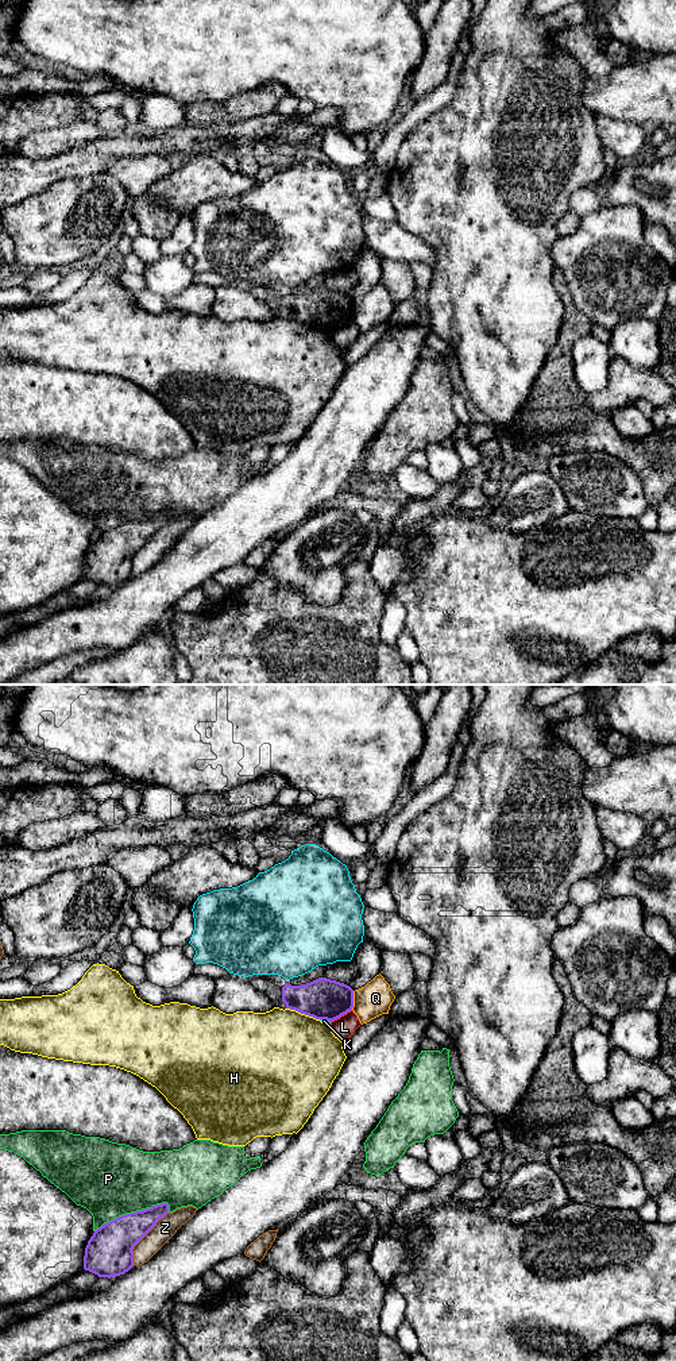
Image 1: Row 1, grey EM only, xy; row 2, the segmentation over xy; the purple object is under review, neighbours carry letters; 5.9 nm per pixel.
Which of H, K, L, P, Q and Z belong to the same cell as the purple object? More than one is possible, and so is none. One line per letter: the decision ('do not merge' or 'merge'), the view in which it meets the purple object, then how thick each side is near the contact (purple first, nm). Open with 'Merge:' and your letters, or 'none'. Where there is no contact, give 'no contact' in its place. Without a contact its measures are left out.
Merge: none
H: do not merge | xy | 240/500 nm
K: do not merge | xy | 240/20 nm
L: do not merge | xy | 240/140 nm
P: do not merge | xy | 260/440 nm
Q: do not merge | xy | 240/200 nm
Z: do not merge | xy | 280/120 nm

